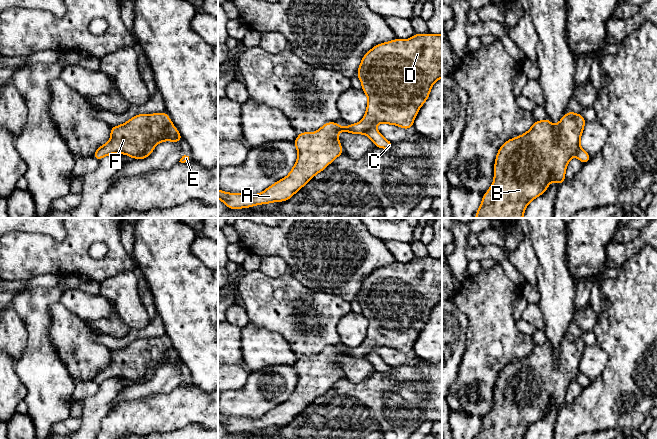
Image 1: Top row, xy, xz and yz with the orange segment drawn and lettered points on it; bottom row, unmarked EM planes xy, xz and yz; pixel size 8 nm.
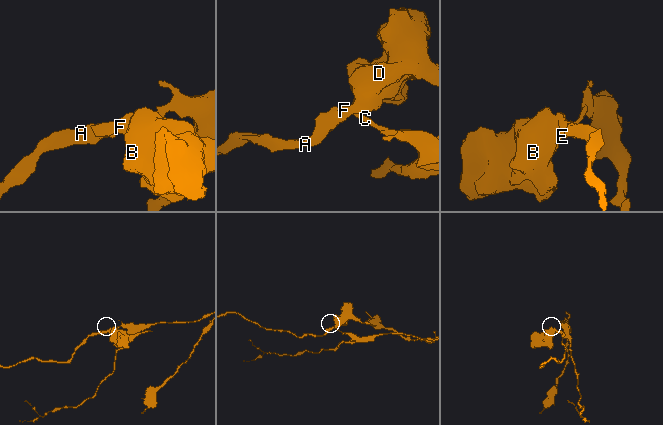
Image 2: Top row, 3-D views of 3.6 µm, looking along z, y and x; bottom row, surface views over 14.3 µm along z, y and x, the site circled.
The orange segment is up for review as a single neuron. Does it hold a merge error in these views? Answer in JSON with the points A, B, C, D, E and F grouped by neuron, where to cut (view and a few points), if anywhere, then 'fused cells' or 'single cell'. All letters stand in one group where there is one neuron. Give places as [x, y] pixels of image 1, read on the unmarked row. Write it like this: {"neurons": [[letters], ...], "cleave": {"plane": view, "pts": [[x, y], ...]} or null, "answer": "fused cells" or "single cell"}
{"neurons": [["A", "B", "D", "E", "F"], ["C"]], "cleave": {"plane": "xy", "pts": [[153, 371], [150, 371], [138, 382]]}, "answer": "fused cells"}

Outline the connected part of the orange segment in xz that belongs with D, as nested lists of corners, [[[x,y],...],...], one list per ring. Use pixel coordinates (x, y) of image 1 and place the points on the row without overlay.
[[[415,258],[408,264],[396,262],[393,265],[378,268],[362,282],[357,300],[362,307],[363,316],[368,320],[366,337],[360,346],[346,351],[336,346],[327,346],[316,356],[299,357],[293,366],[298,382],[287,401],[275,406],[261,418],[227,417],[218,413],[218,422],[230,433],[287,425],[311,402],[343,378],[337,361],[340,355],[364,358],[379,347],[397,349],[403,353],[412,352],[414,343],[428,323],[433,308],[442,302],[442,258]]]

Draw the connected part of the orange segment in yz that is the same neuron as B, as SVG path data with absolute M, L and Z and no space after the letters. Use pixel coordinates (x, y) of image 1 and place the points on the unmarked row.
M568 335L557 349L547 342L534 345L533 350L523 359L506 365L498 374L494 389L494 405L489 414L483 419L482 427L476 439L523 439L527 429L542 419L553 405L562 408L569 384L577 379L580 373L580 361L586 345L581 338Z

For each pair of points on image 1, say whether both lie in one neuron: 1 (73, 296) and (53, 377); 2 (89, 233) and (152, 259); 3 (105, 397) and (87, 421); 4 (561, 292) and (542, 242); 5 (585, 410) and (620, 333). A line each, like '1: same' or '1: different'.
1: different
2: different
3: same
4: same
5: same

